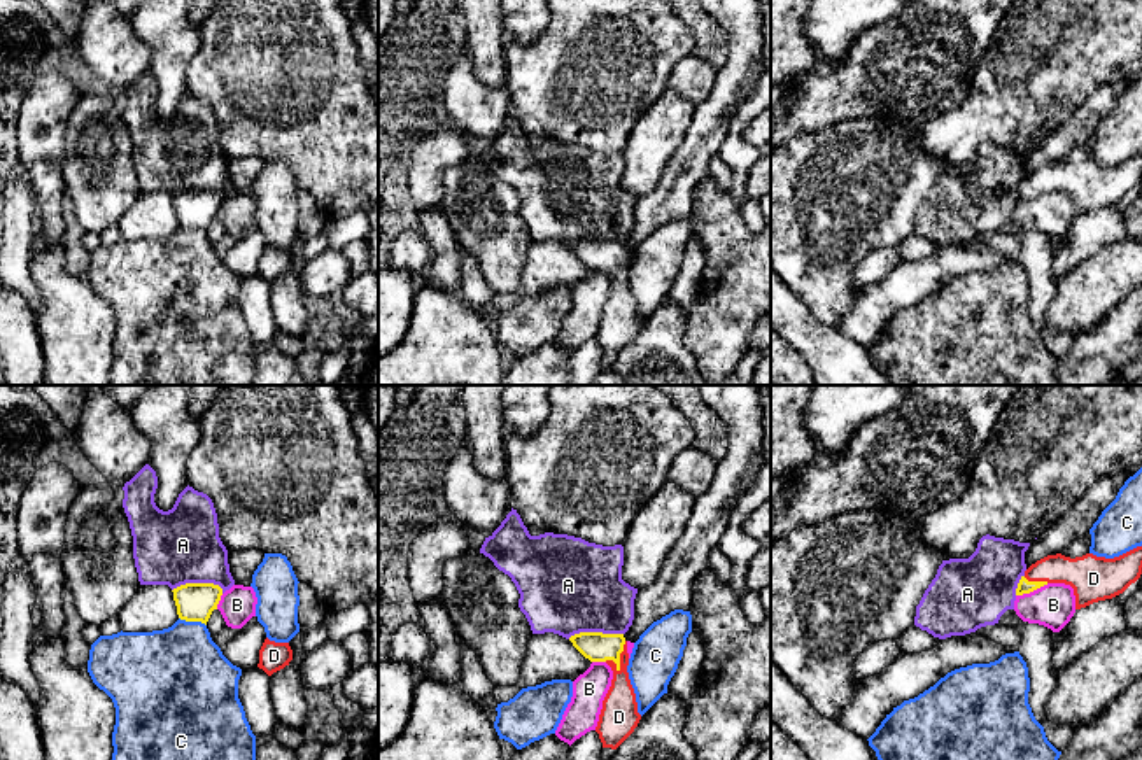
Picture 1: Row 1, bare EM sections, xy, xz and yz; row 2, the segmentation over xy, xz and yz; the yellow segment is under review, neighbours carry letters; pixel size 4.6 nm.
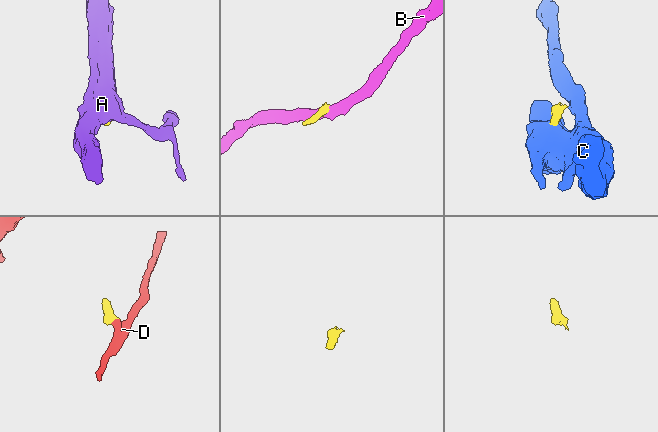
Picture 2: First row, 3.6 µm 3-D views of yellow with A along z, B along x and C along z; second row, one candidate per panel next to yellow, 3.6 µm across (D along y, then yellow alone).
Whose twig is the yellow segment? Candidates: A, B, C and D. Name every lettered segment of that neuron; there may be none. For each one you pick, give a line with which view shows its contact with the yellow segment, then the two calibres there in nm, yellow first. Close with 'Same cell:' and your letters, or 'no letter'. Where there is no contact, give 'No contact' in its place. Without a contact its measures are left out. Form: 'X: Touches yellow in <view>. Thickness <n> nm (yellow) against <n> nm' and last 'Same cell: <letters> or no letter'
D: Touches yellow in xz. Thickness 140 nm (yellow) against 160 nm
Same cell: D

